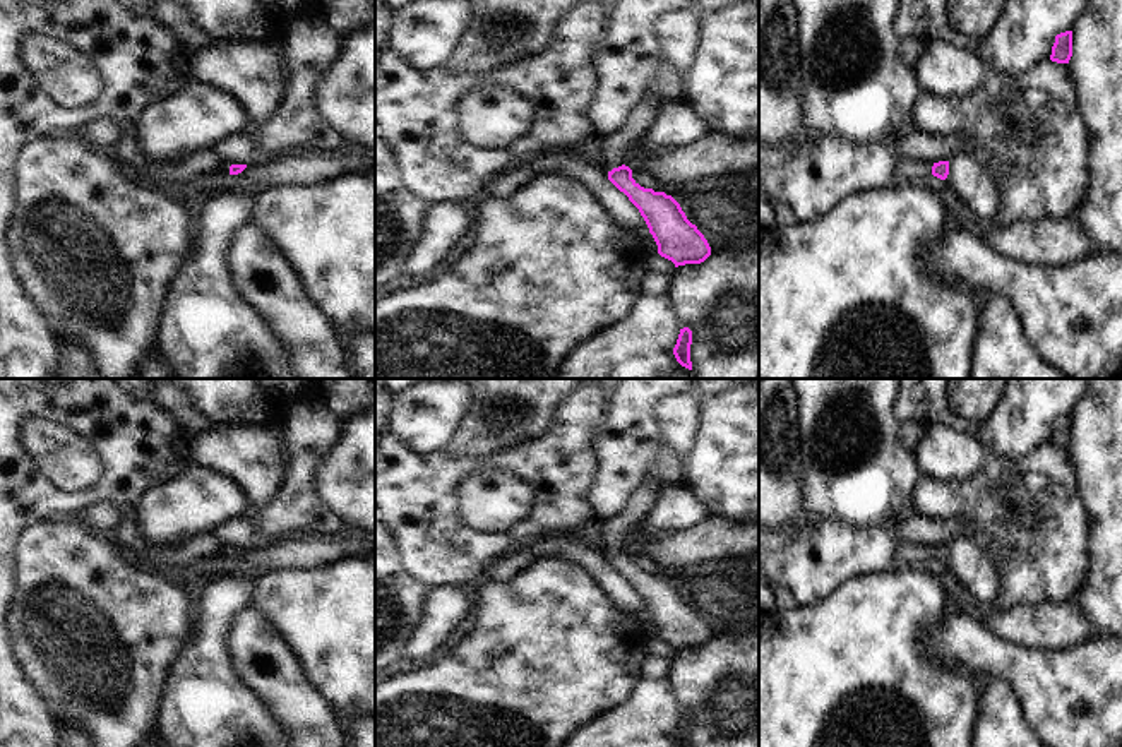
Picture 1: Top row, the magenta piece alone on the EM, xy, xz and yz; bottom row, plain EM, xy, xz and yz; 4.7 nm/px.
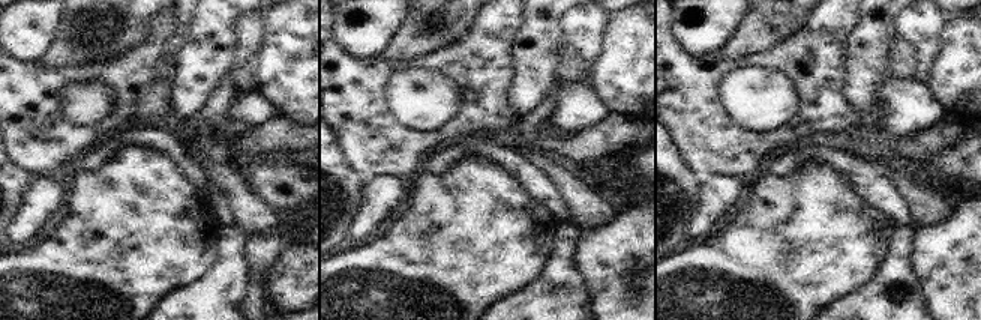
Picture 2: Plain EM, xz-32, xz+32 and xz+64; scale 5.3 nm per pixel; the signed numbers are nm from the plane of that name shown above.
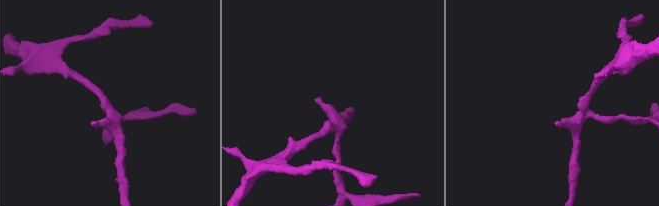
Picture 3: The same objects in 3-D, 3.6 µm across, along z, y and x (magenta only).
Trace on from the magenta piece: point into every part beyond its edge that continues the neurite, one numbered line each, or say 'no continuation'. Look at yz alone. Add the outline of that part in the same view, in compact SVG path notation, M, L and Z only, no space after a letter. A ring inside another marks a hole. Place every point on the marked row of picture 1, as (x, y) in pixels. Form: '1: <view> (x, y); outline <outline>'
1: yz (908, 170); outline M899 158L896 173L891 176L891 187L911 187L915 178L932 175L932 161L913 161Z

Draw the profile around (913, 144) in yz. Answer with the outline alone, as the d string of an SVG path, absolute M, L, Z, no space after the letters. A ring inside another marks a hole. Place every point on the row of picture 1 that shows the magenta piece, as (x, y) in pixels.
M908 127L894 144L899 158L932 163L949 161L952 156L968 154L971 149L971 142L964 135L930 135L913 127Z

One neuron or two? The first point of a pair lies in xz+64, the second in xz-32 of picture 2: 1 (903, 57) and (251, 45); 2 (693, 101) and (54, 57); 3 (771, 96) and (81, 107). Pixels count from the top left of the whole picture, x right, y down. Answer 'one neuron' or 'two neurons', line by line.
1: two neurons
2: two neurons
3: one neuron

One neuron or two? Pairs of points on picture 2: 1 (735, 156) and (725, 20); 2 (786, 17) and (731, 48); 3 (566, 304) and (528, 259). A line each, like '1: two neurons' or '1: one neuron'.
1: two neurons
2: one neuron
3: two neurons

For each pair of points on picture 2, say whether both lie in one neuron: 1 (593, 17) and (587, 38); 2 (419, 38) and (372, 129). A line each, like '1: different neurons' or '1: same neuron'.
1: same neuron
2: different neurons

